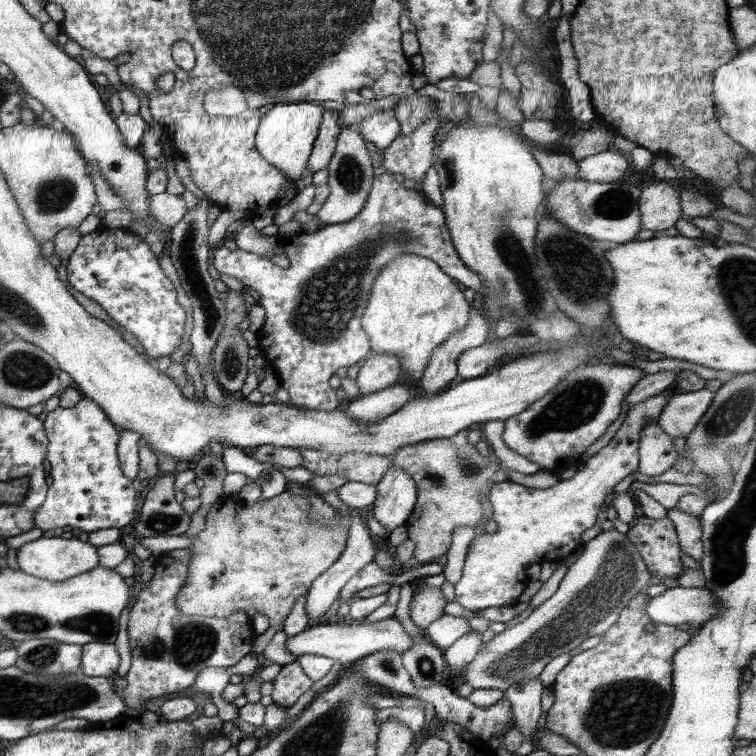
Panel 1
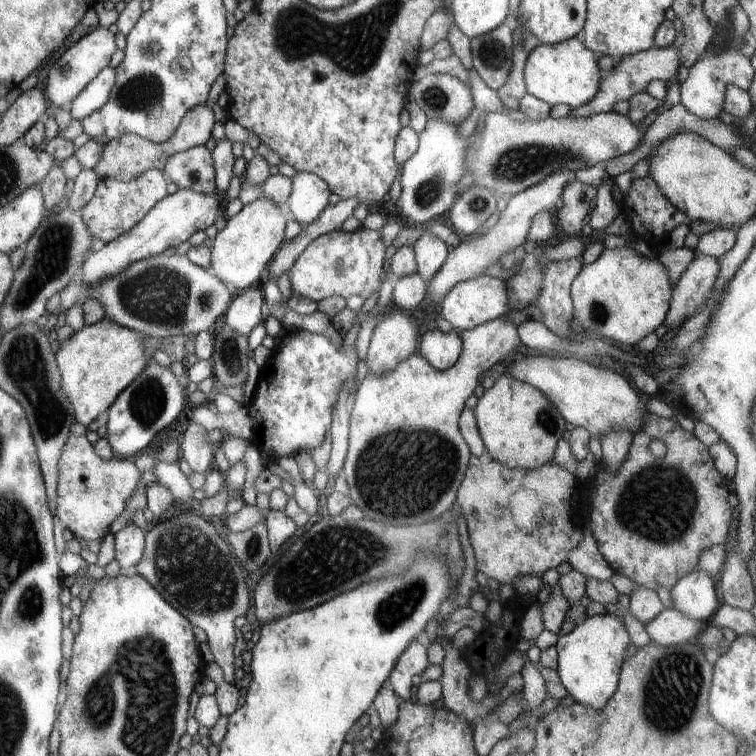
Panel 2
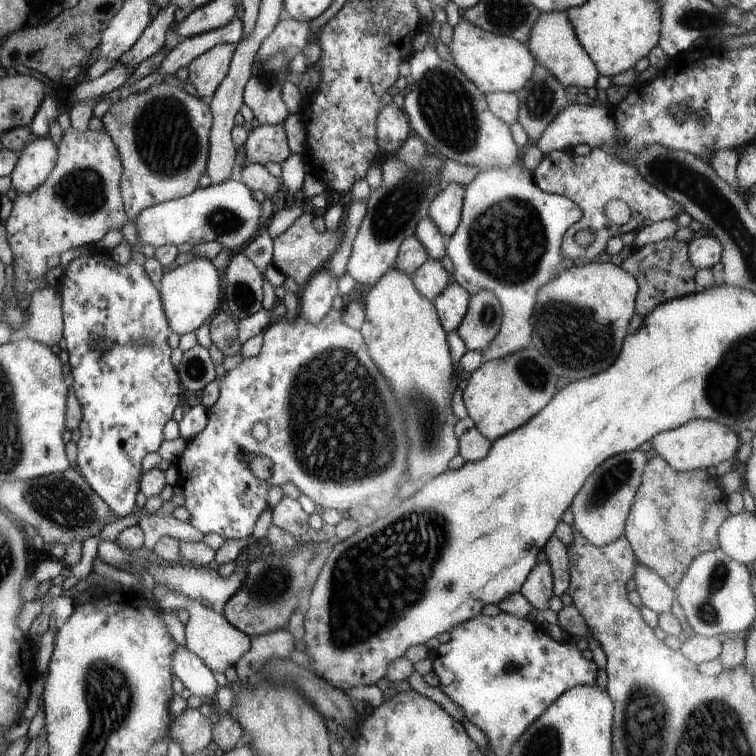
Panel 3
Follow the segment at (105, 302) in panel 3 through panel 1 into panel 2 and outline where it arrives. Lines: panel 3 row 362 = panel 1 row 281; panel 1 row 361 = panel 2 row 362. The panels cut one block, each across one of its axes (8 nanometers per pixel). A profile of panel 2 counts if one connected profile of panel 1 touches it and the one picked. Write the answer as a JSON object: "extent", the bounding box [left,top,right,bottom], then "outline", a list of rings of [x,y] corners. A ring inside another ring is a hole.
{"extent":[105,360,188,458],"outline":[[[150,360],[148,366],[140,372],[140,376],[135,378],[121,393],[115,398],[112,406],[108,408],[107,416],[109,417],[108,422],[105,424],[106,427],[106,438],[108,442],[112,444],[112,450],[119,458],[134,458],[141,454],[148,443],[166,426],[170,426],[178,416],[187,412],[188,401],[186,392],[185,379],[178,380],[174,376],[174,372],[169,368],[164,368],[156,360]]]}

